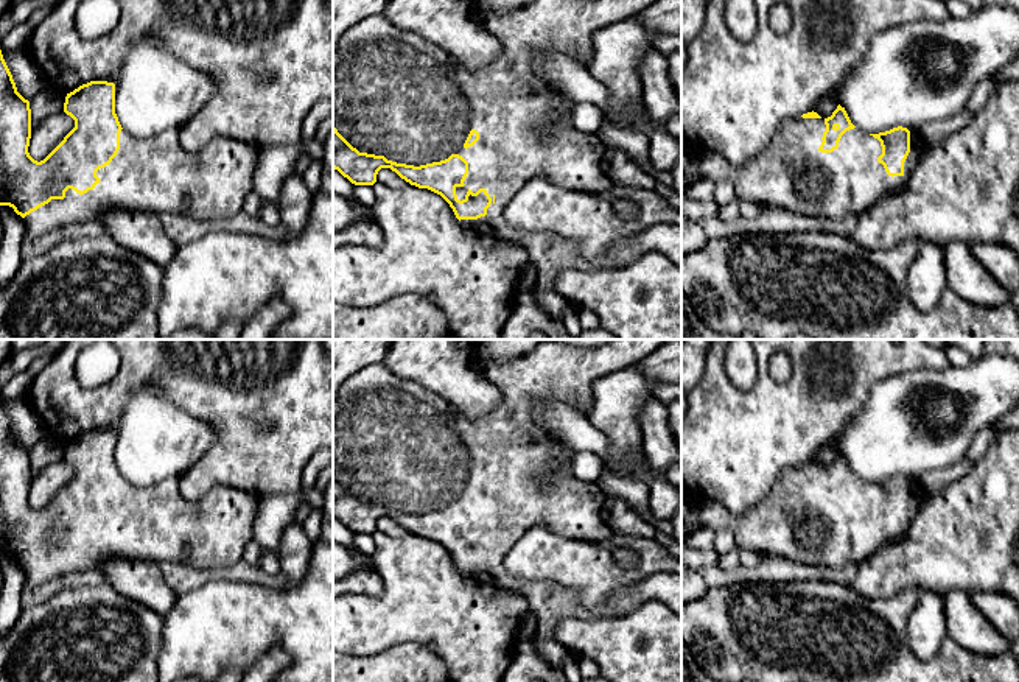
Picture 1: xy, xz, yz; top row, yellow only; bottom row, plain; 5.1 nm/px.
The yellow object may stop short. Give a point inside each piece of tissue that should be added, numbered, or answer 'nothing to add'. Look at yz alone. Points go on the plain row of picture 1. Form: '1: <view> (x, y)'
1: yz (791, 522)

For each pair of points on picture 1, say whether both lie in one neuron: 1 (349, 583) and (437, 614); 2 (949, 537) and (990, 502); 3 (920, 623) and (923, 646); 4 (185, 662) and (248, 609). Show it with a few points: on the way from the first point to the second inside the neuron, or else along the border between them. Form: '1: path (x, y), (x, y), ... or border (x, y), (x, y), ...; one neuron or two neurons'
1: border (381, 576), (383, 590), (378, 595), (349, 595); two neurons
2: path (959, 531), (980, 511); one neuron
3: path (923, 629), (923, 640); one neuron
4: path (201, 646), (223, 625), (232, 625); one neuron

